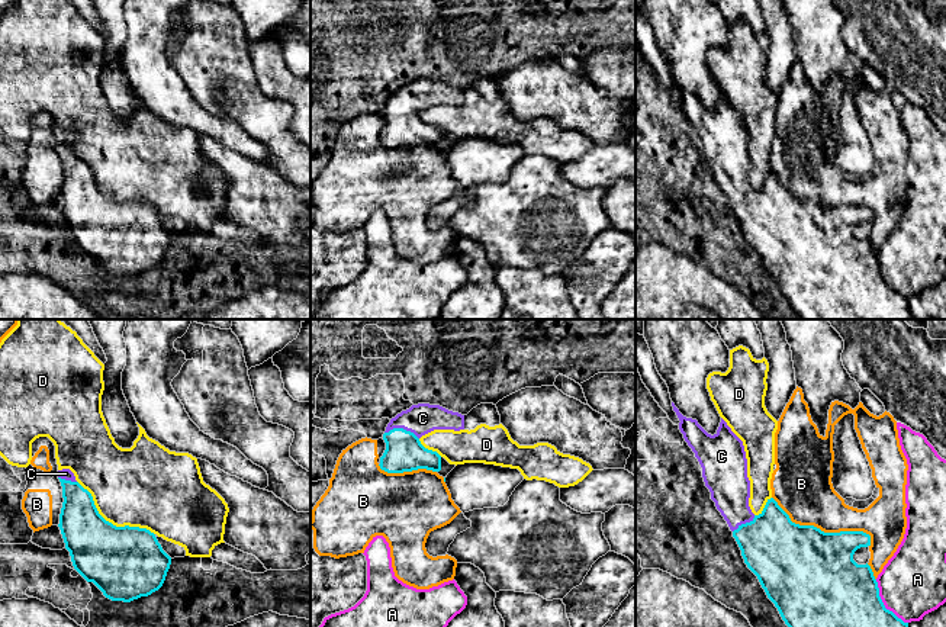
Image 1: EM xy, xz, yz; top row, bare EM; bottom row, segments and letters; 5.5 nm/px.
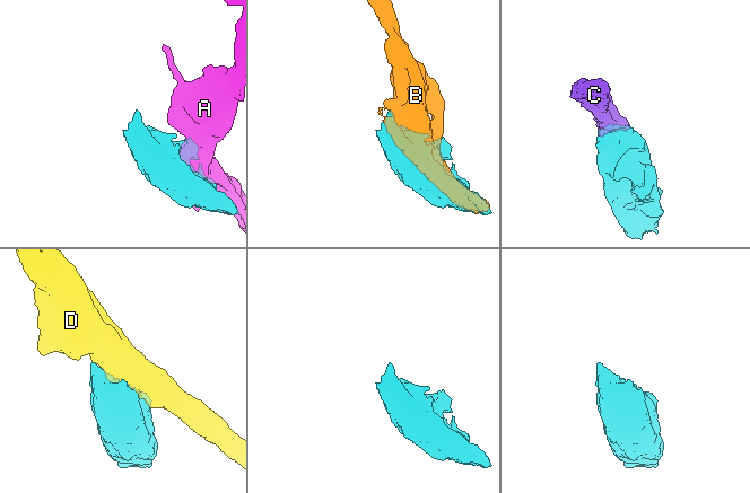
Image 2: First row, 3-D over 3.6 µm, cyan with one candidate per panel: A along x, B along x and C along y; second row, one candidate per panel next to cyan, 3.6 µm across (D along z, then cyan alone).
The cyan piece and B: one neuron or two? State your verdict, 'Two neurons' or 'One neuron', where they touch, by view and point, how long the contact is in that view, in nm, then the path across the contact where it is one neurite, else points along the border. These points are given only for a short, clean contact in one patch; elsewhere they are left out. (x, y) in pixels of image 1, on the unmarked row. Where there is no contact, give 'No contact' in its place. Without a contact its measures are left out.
Two neurons. Touches cyan at yz (823, 206). Shared border 600 nm

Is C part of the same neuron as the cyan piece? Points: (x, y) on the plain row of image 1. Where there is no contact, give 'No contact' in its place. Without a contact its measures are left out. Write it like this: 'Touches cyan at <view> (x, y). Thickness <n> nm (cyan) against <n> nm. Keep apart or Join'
Touches cyan at xz (402, 103). Thickness 220 nm (cyan) against 170 nm. Join

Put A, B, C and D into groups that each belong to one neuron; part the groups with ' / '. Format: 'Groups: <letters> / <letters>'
Groups: A / B / C / D

